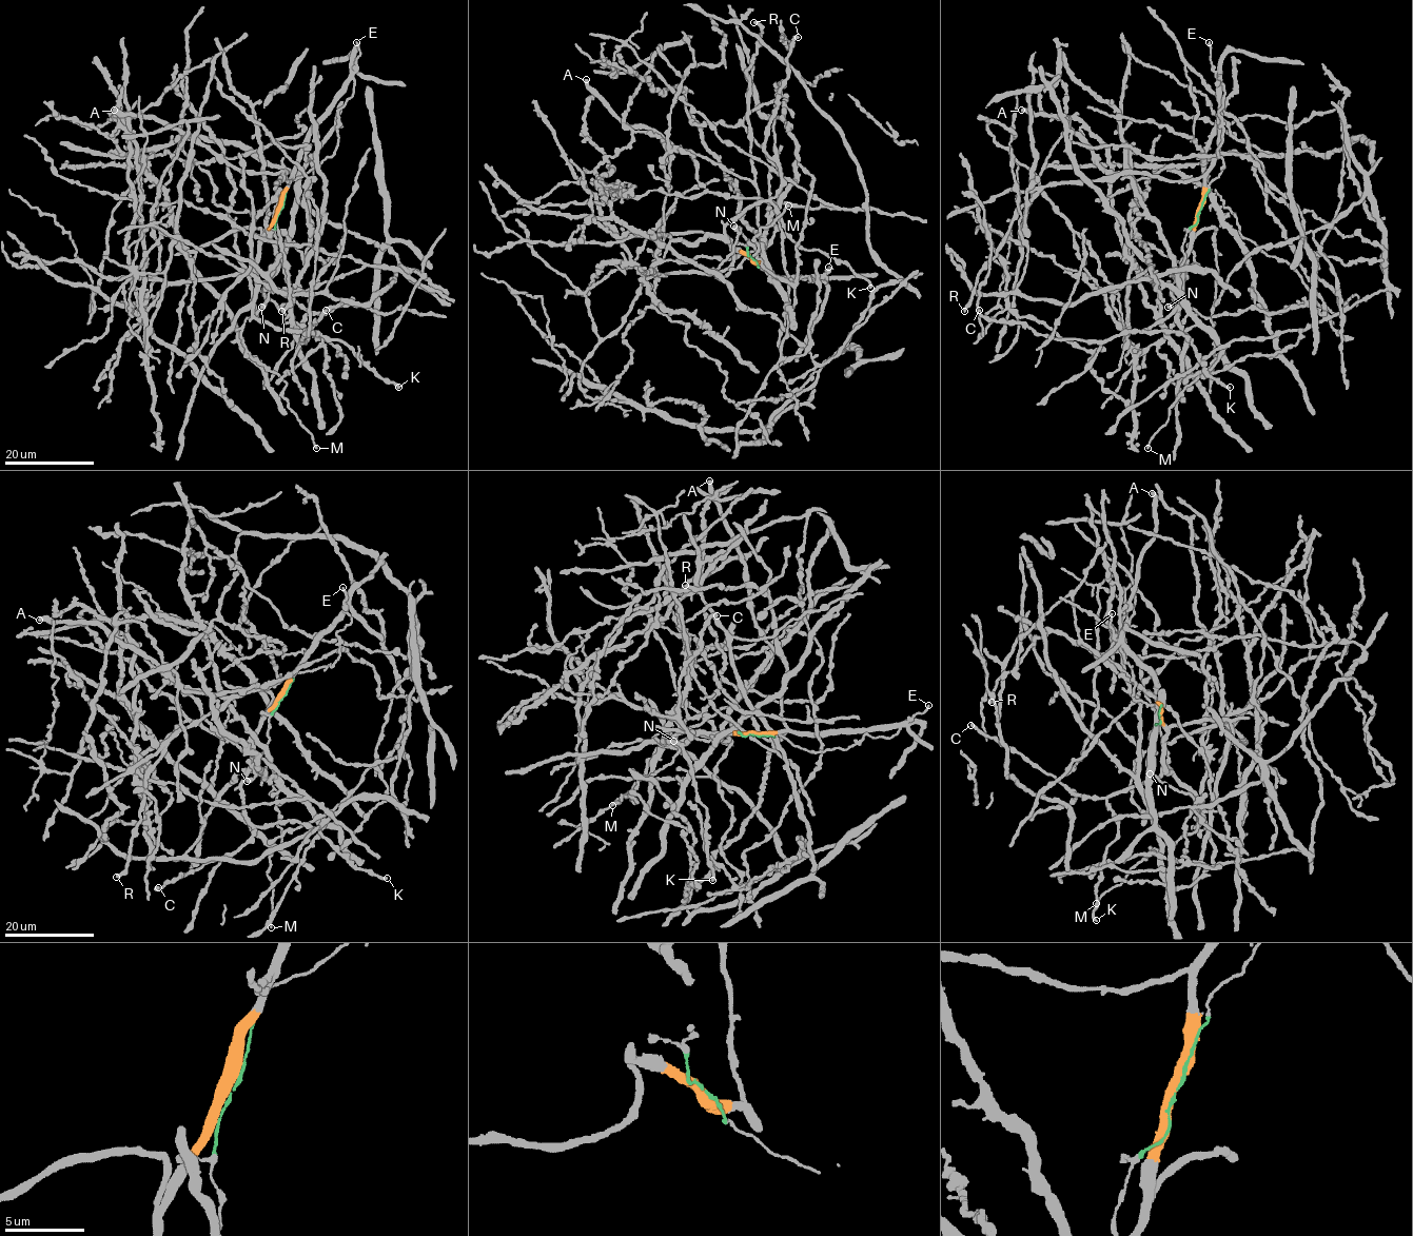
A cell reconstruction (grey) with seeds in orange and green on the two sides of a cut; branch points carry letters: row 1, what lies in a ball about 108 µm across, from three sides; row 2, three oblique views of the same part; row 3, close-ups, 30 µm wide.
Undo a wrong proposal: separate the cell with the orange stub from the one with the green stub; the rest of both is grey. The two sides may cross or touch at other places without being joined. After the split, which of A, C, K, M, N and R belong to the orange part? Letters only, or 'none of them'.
A, C, K, R

